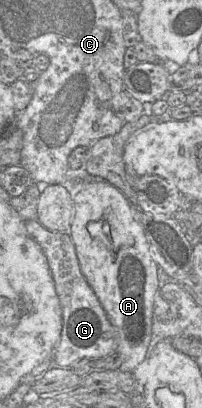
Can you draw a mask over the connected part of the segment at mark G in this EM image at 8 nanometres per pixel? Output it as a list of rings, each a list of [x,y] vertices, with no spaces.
[[[36,219],[26,220],[25,226],[47,259],[61,306],[62,329],[56,344],[54,363],[59,367],[68,367],[82,358],[104,358],[116,352],[118,349],[116,330],[81,272],[70,234],[68,232],[50,231]]]

